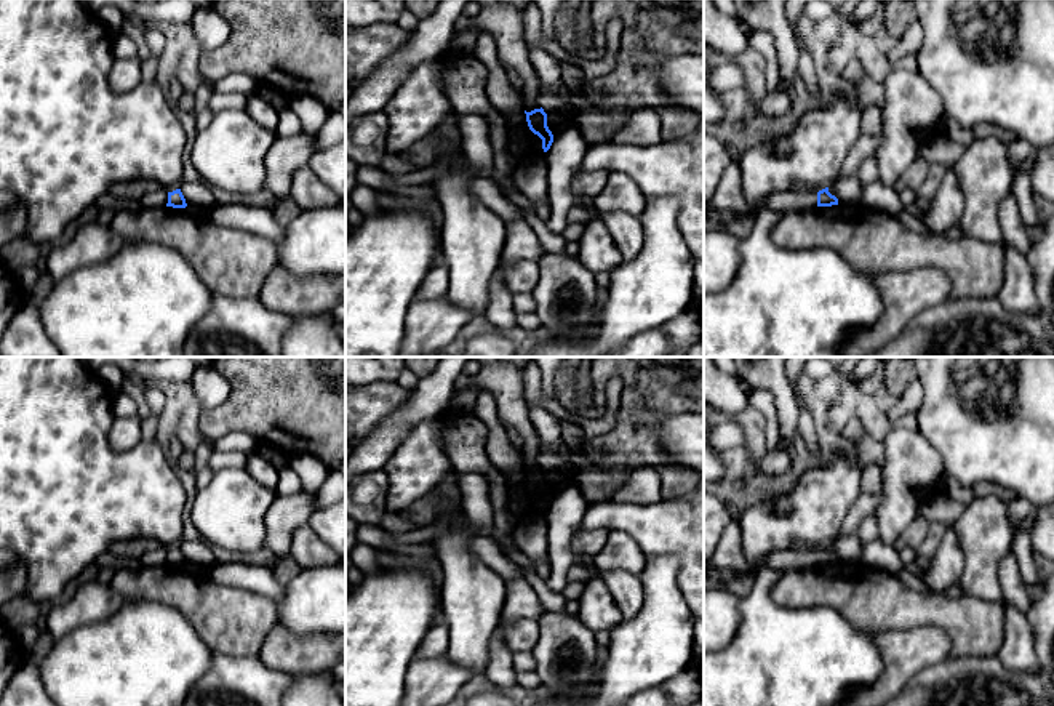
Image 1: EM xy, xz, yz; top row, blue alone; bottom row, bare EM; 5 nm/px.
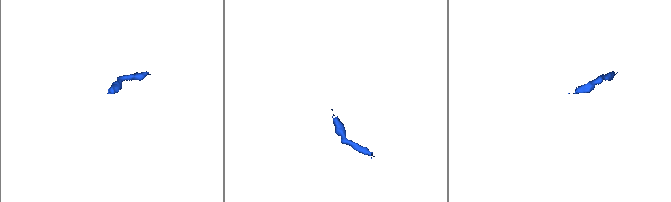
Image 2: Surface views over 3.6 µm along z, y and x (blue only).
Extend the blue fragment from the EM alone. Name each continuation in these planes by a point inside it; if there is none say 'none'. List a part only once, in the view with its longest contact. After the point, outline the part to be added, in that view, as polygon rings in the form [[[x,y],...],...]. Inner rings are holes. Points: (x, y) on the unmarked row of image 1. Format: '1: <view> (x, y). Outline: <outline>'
1: yz (803, 556). Outline: [[[825,544],[819,546],[795,546],[792,549],[782,549],[771,552],[761,565],[750,565],[749,572],[736,572],[736,570],[721,570],[712,572],[707,575],[715,586],[723,586],[736,578],[750,576],[755,578],[761,570],[773,568],[779,573],[793,568],[806,568],[817,565],[817,551],[825,548]]]

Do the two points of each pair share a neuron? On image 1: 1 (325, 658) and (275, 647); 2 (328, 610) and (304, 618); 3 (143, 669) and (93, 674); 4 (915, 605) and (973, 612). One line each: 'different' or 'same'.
1: same
2: same
3: same
4: same

